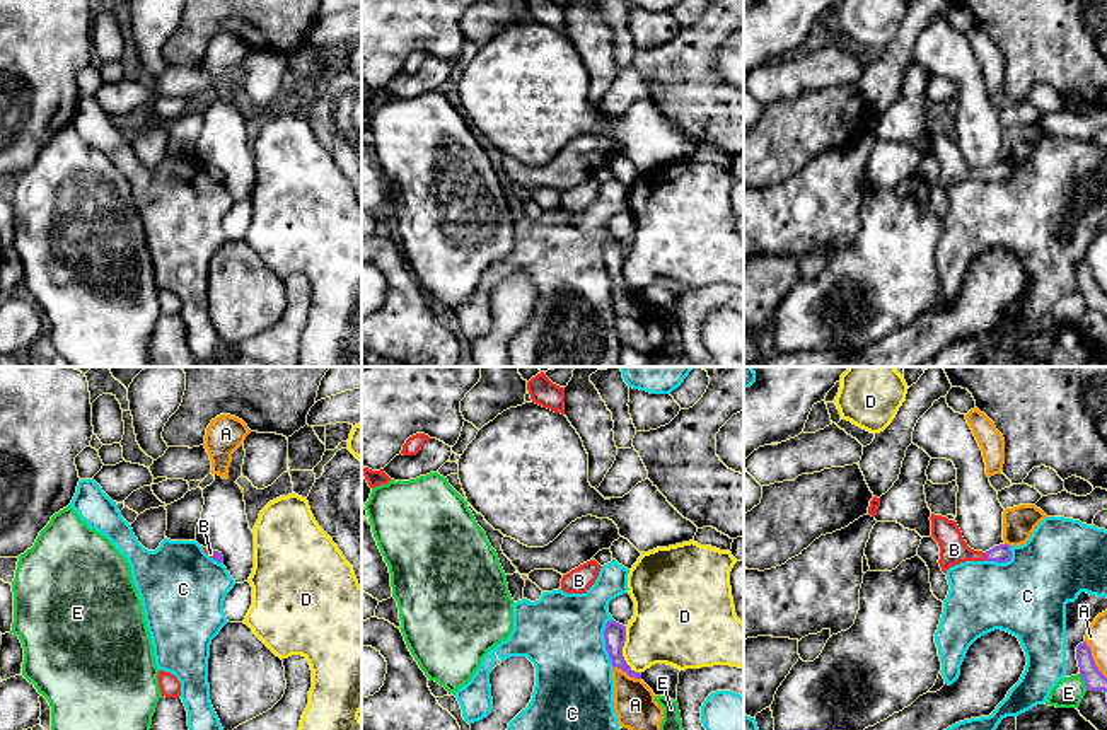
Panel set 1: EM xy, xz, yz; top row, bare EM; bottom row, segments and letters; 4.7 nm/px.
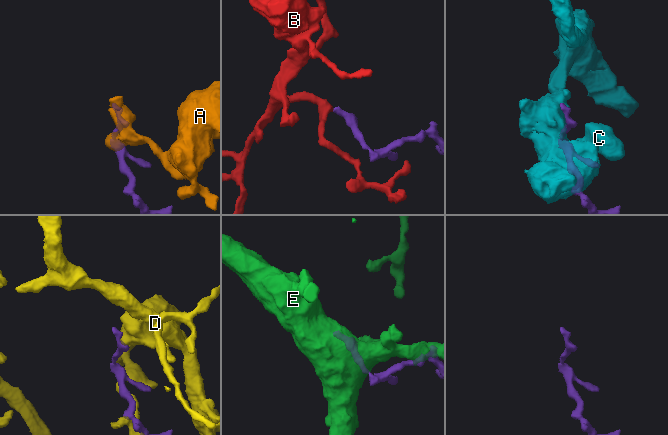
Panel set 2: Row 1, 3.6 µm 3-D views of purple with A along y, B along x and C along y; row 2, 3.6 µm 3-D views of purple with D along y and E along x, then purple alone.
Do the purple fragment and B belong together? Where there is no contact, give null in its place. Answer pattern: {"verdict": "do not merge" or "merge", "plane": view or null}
{"verdict": "merge", "plane": "yz"}

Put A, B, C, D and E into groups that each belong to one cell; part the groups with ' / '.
A / B / C / D / E

